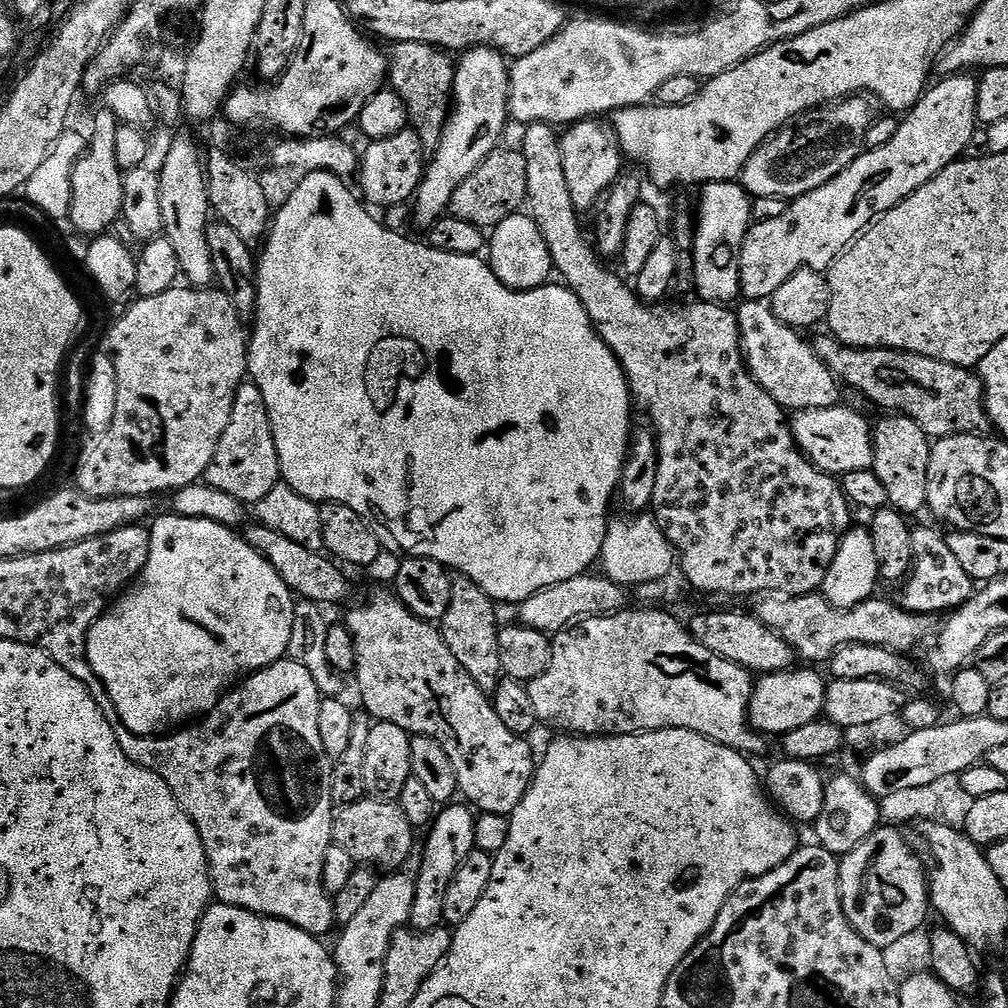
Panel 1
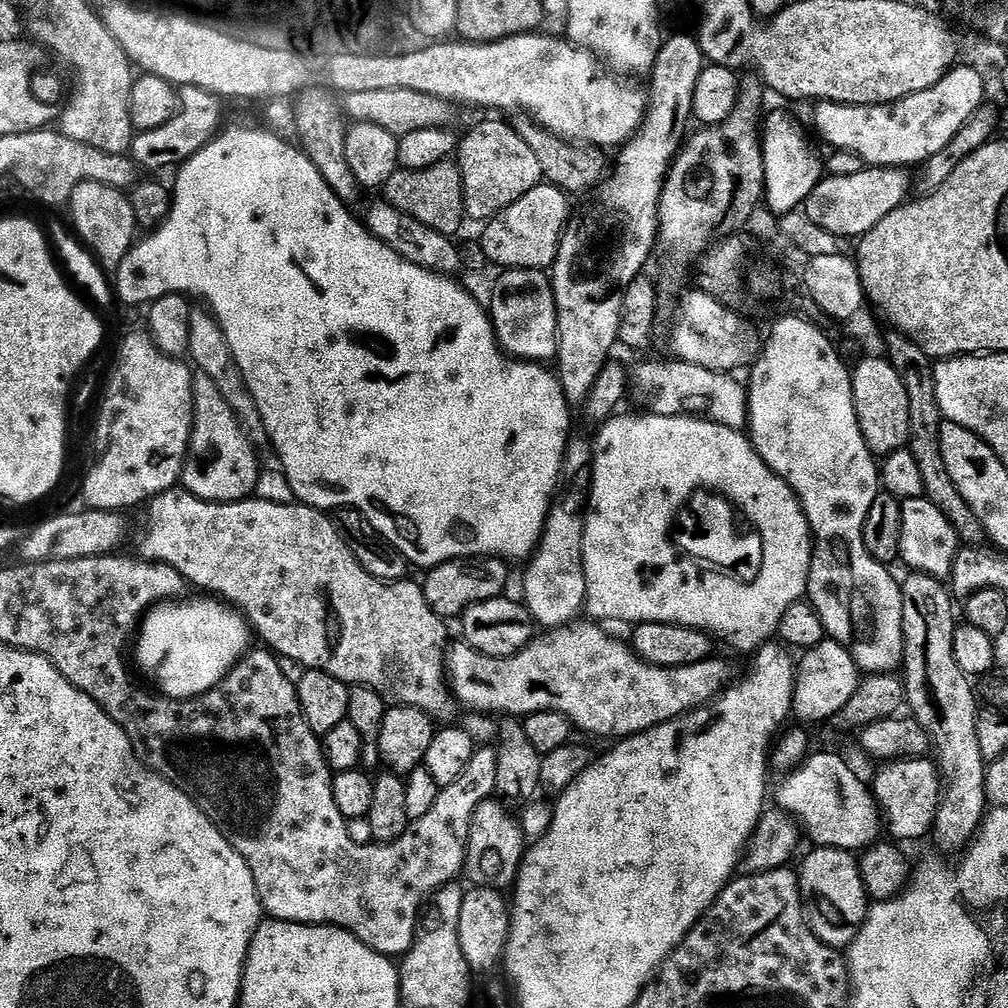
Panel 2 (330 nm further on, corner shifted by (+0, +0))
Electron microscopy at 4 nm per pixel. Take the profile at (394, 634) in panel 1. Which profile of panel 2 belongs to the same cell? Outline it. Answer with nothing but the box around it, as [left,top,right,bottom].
[139,490,458,721]

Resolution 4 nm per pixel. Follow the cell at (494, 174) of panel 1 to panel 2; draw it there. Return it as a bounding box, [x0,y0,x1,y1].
[458,120,542,222]

